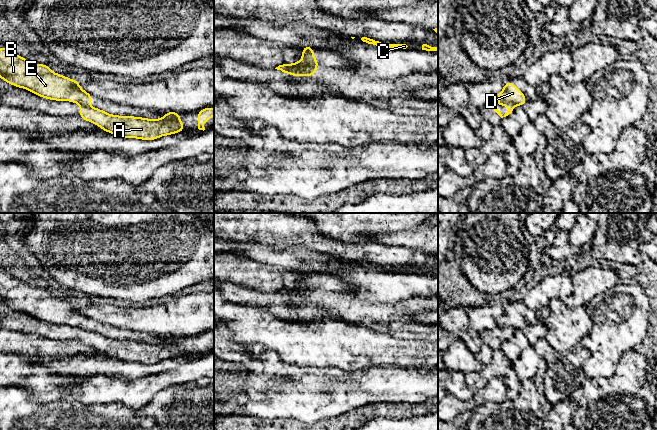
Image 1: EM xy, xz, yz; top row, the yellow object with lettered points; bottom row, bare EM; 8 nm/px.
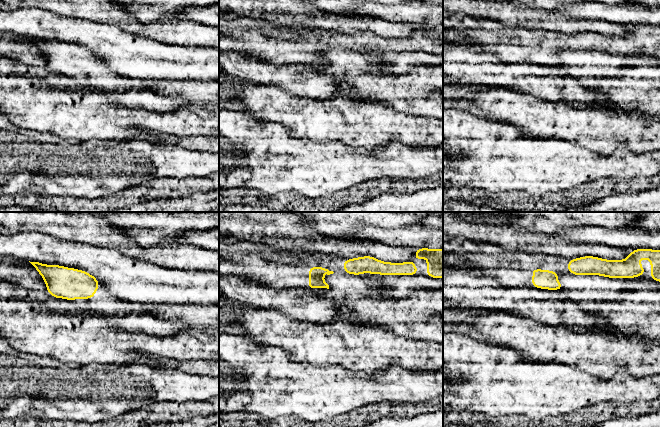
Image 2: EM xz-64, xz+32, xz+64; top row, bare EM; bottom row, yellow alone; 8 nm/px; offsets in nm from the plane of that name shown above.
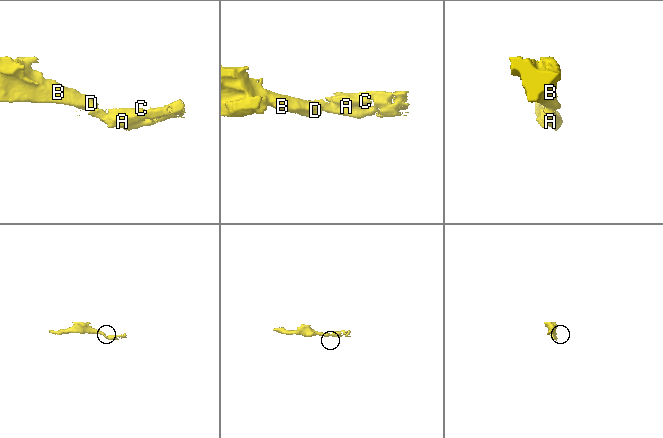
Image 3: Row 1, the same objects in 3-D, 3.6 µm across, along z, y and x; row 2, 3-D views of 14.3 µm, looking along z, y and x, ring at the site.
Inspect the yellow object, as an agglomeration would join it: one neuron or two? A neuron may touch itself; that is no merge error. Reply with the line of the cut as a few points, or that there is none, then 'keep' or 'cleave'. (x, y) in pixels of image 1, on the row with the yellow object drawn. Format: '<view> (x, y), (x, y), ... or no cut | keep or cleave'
yz (497, 102), (512, 103), (514, 105) | cleave

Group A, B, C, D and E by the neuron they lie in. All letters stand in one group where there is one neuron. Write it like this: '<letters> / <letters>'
A C / B D E

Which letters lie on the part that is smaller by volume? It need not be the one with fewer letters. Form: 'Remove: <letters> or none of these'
Remove: A, C

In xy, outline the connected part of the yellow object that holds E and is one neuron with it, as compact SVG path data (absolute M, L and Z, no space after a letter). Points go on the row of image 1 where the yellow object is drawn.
M0 47L0 78L45 99L92 102L92 95L81 89L79 81L52 72L48 65L29 62L5 47Z

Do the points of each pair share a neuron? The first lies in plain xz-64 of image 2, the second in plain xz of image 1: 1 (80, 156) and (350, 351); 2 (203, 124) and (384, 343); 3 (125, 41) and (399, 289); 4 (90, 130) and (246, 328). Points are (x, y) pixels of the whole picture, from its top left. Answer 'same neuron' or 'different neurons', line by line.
1: different neurons
2: same neuron
3: same neuron
4: same neuron

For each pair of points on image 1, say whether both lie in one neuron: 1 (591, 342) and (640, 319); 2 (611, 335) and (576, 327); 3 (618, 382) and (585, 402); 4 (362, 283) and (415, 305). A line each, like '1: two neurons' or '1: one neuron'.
1: one neuron
2: two neurons
3: one neuron
4: two neurons

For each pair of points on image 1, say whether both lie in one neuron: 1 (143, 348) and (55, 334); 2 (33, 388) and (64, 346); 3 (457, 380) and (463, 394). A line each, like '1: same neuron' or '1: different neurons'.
1: same neuron
2: different neurons
3: same neuron

